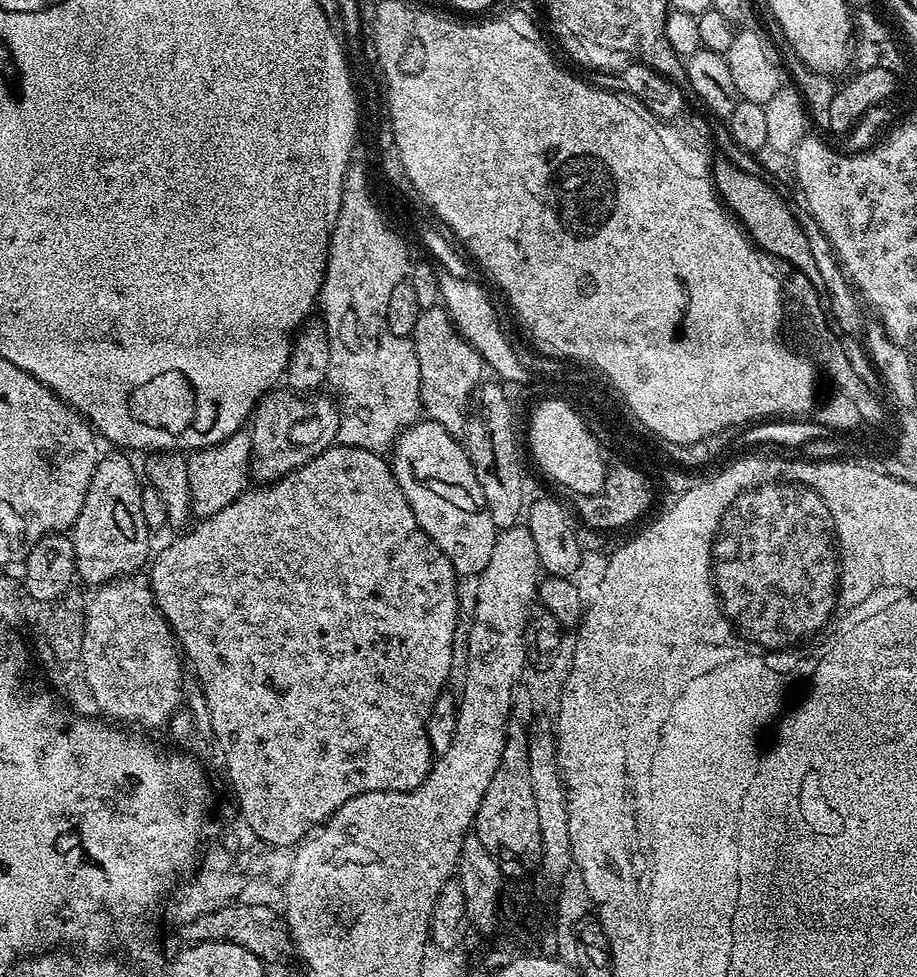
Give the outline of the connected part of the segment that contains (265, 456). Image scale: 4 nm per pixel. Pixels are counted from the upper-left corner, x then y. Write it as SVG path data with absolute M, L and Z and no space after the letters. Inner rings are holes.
M273 390L256 402L256 411L250 417L252 434L252 462L250 476L256 482L281 480L286 474L298 470L306 462L310 462L318 454L333 447L337 443L336 435L340 425L340 410L337 401L331 395L301 394L291 390Z

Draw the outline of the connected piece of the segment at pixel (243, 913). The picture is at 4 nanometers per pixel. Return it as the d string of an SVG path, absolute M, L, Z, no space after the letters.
M233 902L179 925L178 932L188 944L201 944L207 940L229 940L250 950L250 954L254 954L259 960L280 960L287 954L288 948L290 952L293 943L281 913L277 909L275 912L273 908L271 903L246 905L243 902Z

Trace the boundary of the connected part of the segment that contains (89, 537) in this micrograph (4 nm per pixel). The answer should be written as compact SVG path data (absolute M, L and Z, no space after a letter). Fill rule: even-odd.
M112 450L112 453L101 455L96 461L94 478L90 478L90 490L84 495L84 505L78 518L72 523L70 535L74 542L76 555L76 575L82 581L99 587L119 576L133 575L149 561L151 533L142 514L142 480L136 477L136 468L127 460L125 453Z

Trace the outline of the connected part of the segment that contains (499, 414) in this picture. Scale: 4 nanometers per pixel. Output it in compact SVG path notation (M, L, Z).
M481 382L476 385L468 410L468 421L462 433L462 443L468 449L478 486L482 486L482 498L486 498L490 518L494 518L494 526L498 530L503 530L517 527L525 515L526 503L522 490L526 479L524 468L520 465L520 448L516 445L516 432L512 429L512 408L504 393L505 385L495 383Z

